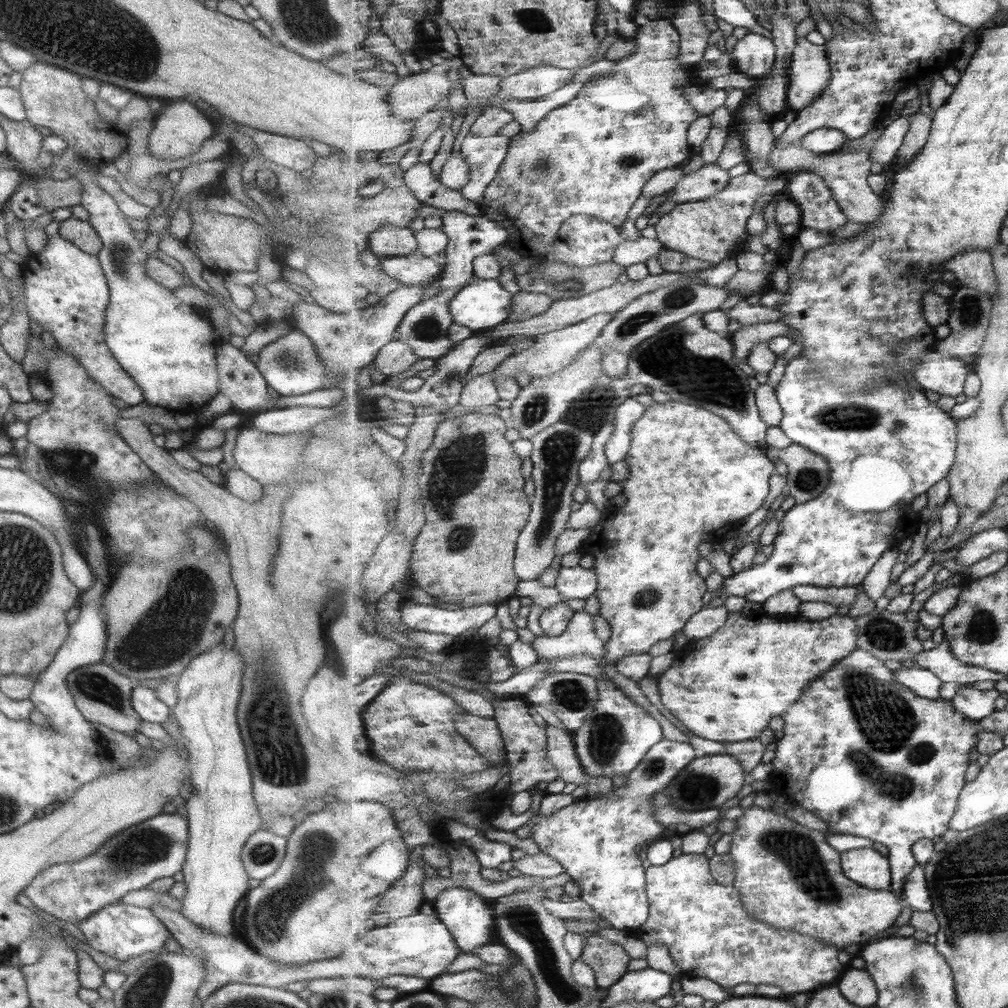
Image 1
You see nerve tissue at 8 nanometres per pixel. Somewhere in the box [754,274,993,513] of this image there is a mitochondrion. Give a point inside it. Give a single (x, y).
(850, 417)

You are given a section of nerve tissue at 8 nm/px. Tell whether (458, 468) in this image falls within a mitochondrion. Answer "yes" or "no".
yes

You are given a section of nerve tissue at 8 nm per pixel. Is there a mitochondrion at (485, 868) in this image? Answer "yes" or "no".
no

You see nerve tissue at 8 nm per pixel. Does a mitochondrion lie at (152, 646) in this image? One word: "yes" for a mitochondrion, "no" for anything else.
yes

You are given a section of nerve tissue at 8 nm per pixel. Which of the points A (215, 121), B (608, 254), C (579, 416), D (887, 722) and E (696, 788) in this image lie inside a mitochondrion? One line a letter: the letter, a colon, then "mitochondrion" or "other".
A: other
B: other
C: mitochondrion
D: mitochondrion
E: mitochondrion

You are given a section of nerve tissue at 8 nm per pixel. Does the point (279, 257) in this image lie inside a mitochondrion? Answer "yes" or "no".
no

